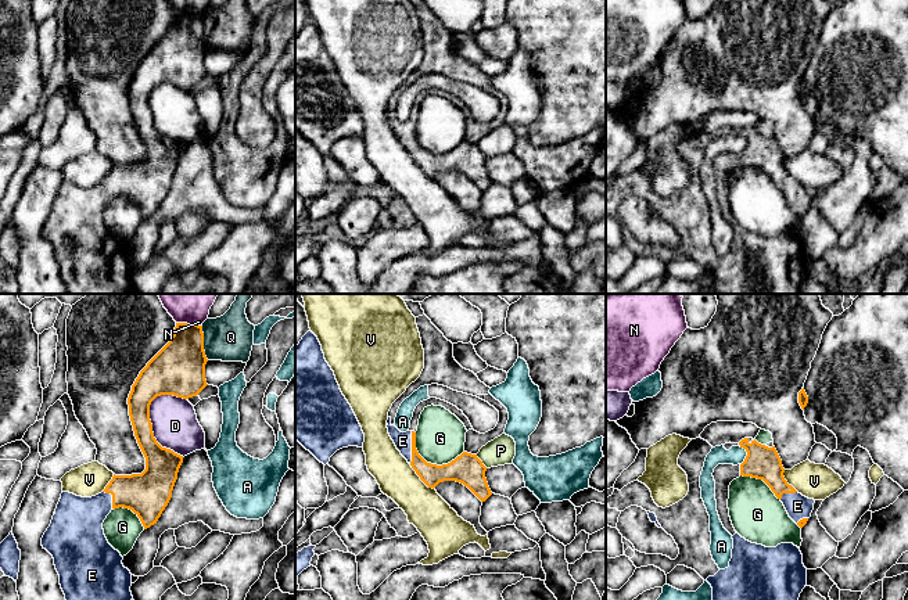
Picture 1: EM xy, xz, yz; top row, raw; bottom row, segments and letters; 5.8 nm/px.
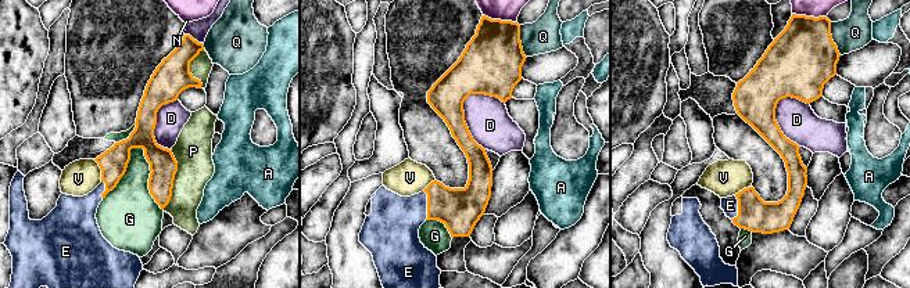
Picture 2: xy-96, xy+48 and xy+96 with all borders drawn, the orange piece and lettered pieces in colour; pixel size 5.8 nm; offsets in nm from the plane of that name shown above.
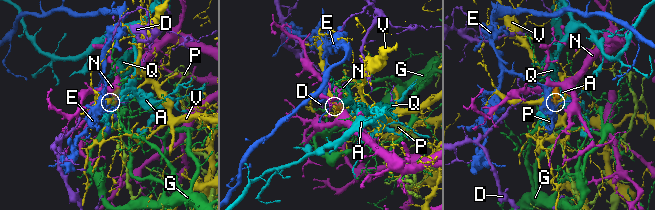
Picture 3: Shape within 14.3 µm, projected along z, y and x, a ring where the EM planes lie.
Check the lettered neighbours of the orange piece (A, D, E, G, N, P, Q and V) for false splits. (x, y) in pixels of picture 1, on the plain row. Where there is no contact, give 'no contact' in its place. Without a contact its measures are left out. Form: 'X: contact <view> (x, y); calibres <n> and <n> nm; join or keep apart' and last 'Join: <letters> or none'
A: contact yz (747, 144); calibres 190 and 110 nm; keep apart
D: contact xy (151, 121); calibres 200 and 260 nm; keep apart
E: contact xz (412, 137); calibres 130 and 100 nm; join
G: contact xz (430, 153); calibres 180 and 280 nm; keep apart
N: contact xy (189, 14); calibres 300 and 80 nm; keep apart
P: contact xz (481, 151); calibres 180 and 160 nm; keep apart
Q: contact xy (203, 32); calibres 300 and 280 nm; keep apart
V: contact xz (420, 168); calibres 150 and 240 nm; keep apart
Join: E

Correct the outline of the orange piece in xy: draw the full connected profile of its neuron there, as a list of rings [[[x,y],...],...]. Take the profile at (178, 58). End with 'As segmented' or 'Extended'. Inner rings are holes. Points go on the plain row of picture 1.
[[[176,12],[169,32],[140,61],[128,87],[129,105],[134,126],[146,147],[141,164],[115,165],[105,179],[91,187],[62,182],[51,213],[42,227],[42,236],[54,248],[60,274],[67,294],[132,294],[132,263],[123,256],[123,247],[107,230],[103,212],[114,198],[129,198],[141,211],[144,219],[157,213],[168,195],[183,145],[162,137],[154,127],[150,94],[161,85],[189,89],[197,86],[208,73],[202,15]]]. Extended

